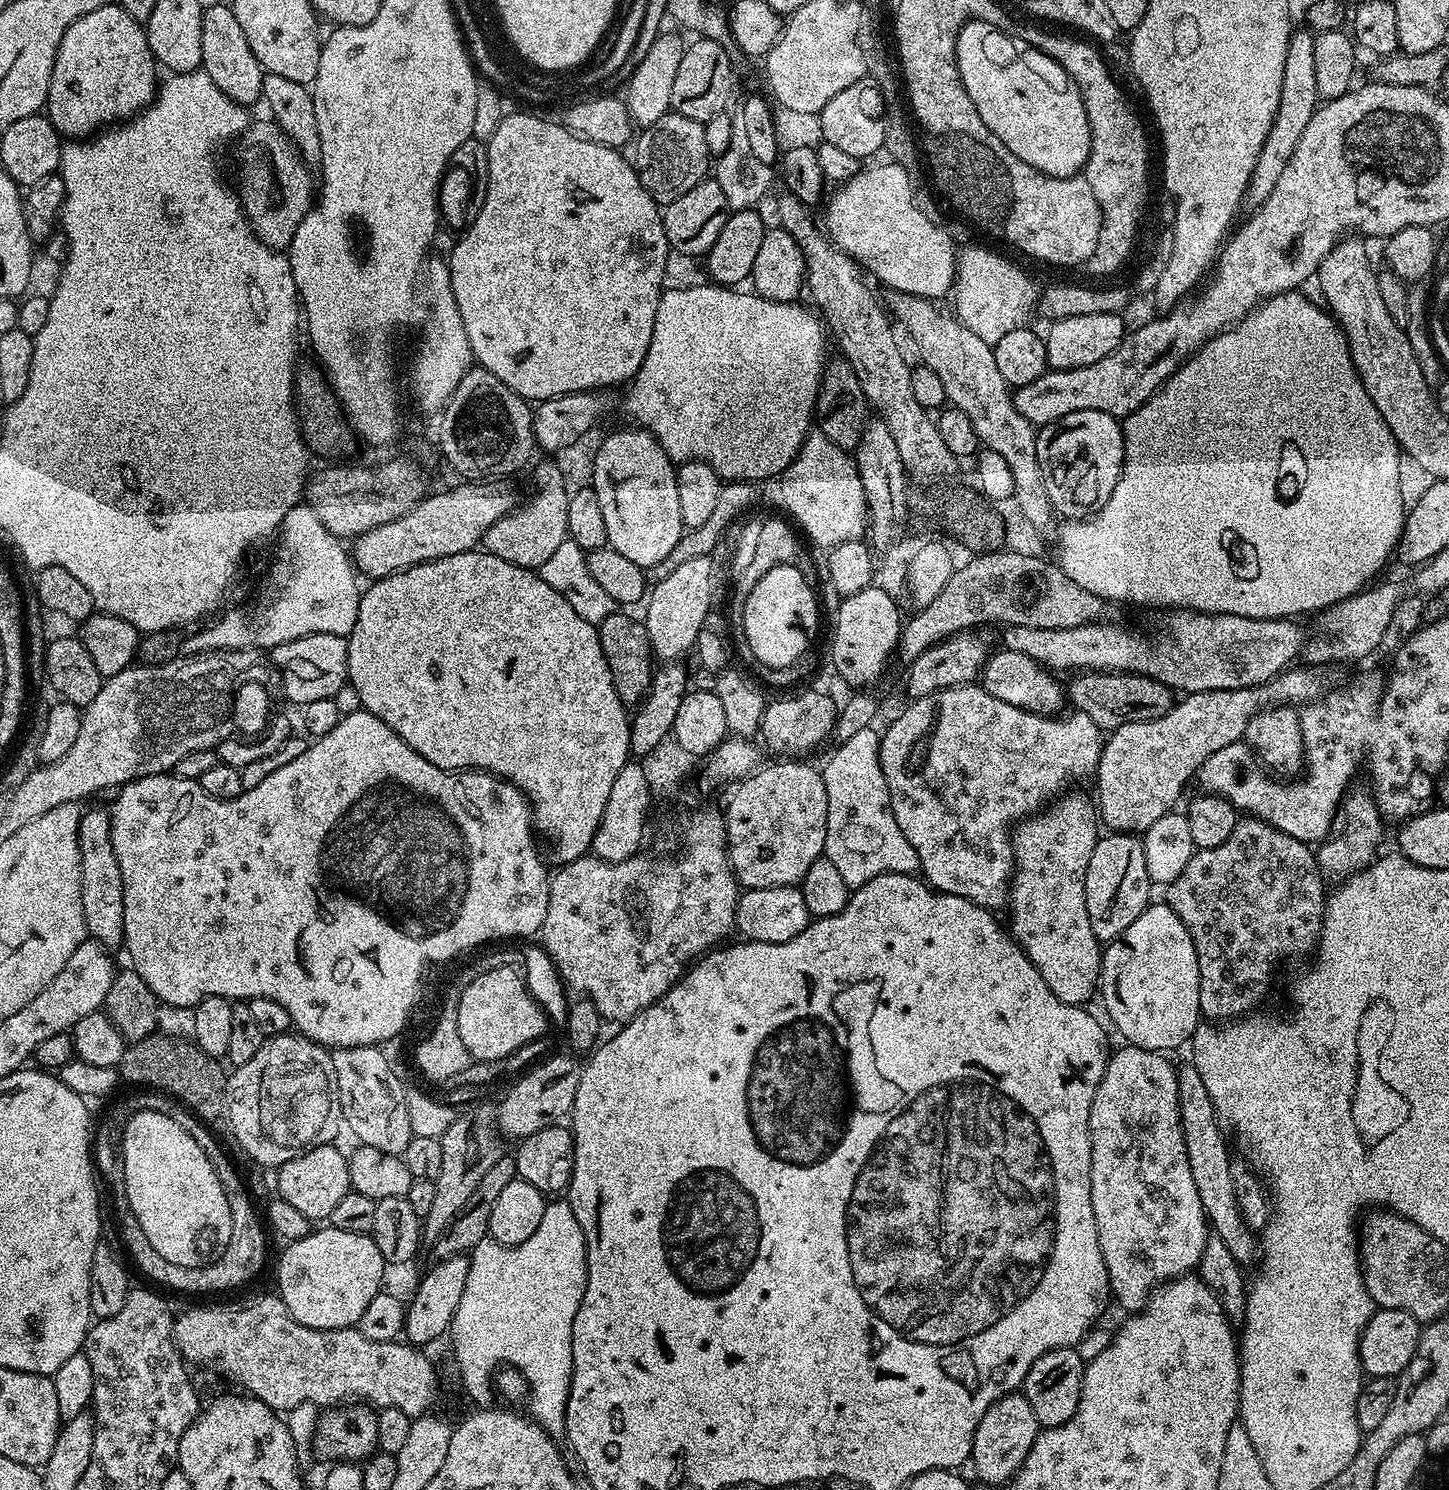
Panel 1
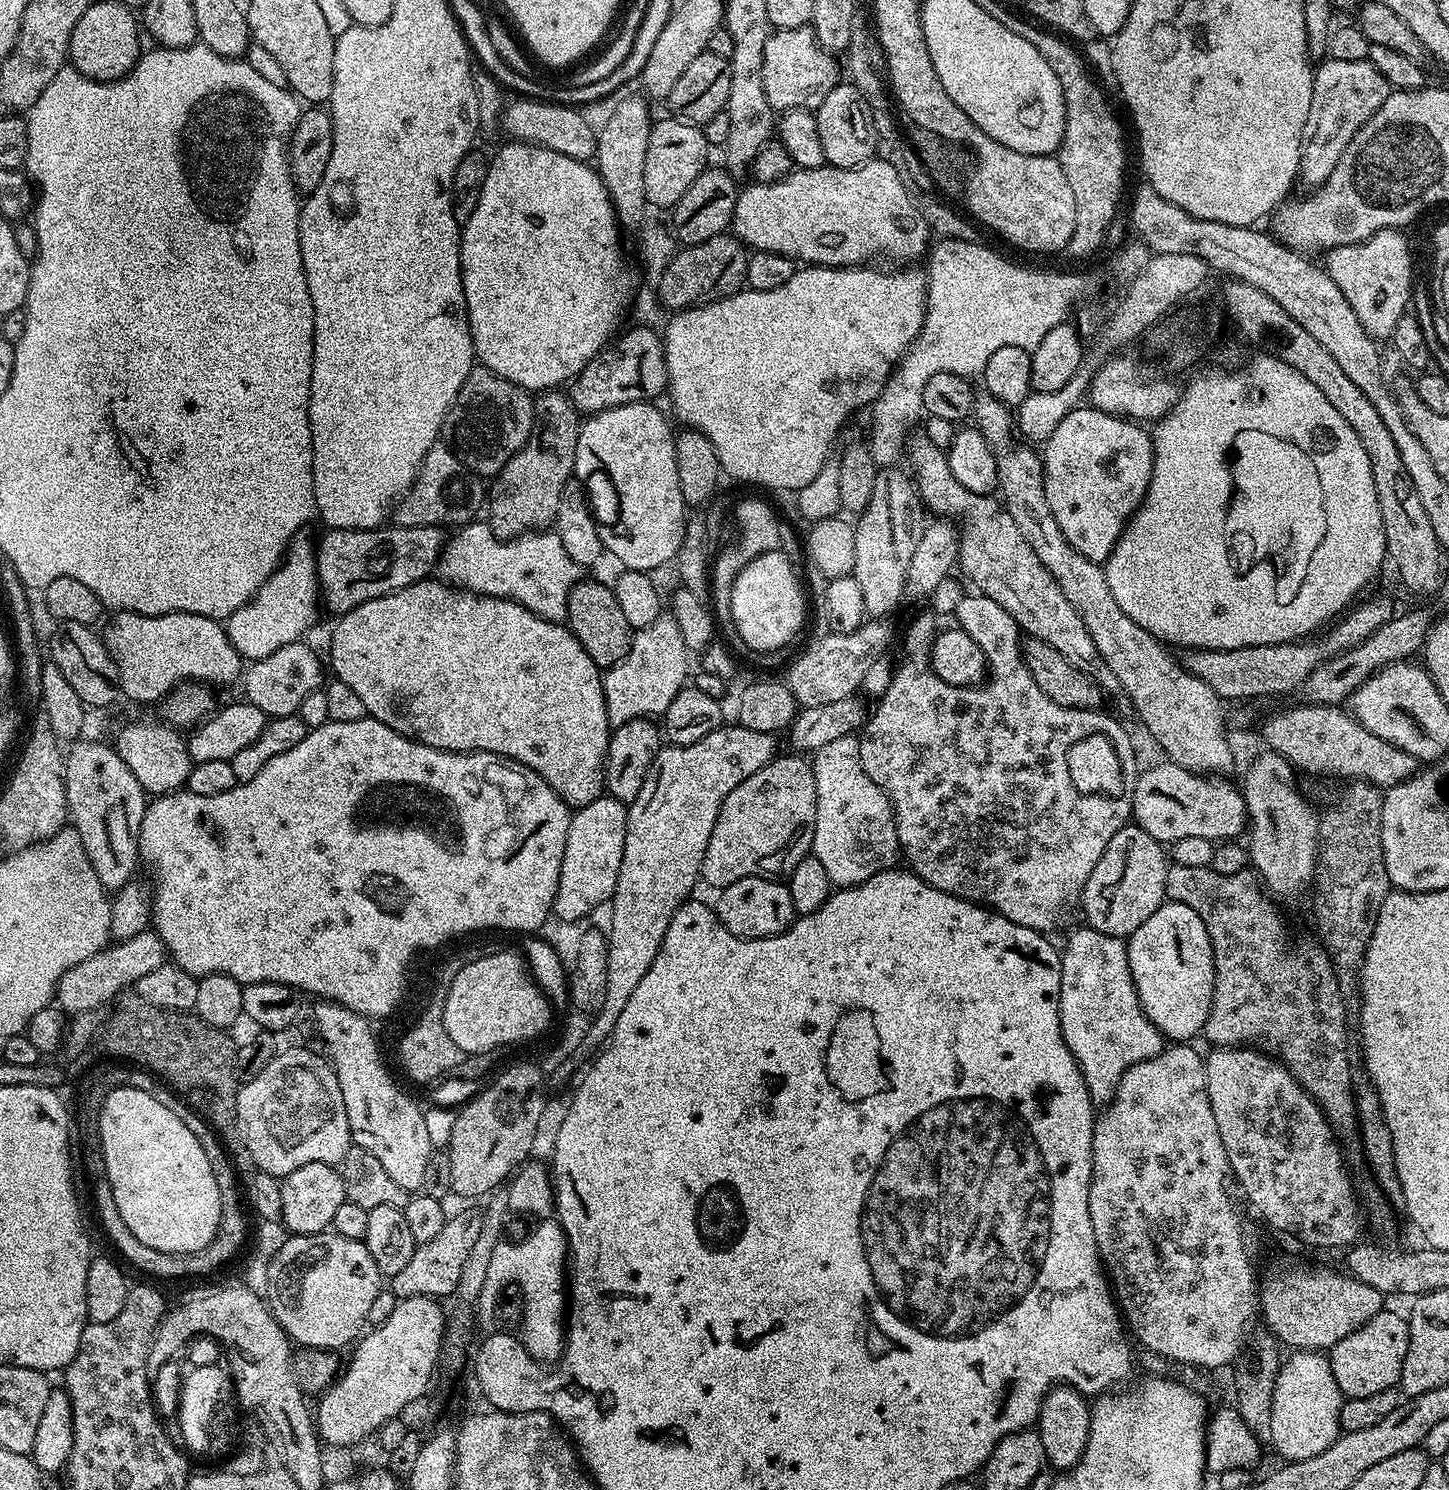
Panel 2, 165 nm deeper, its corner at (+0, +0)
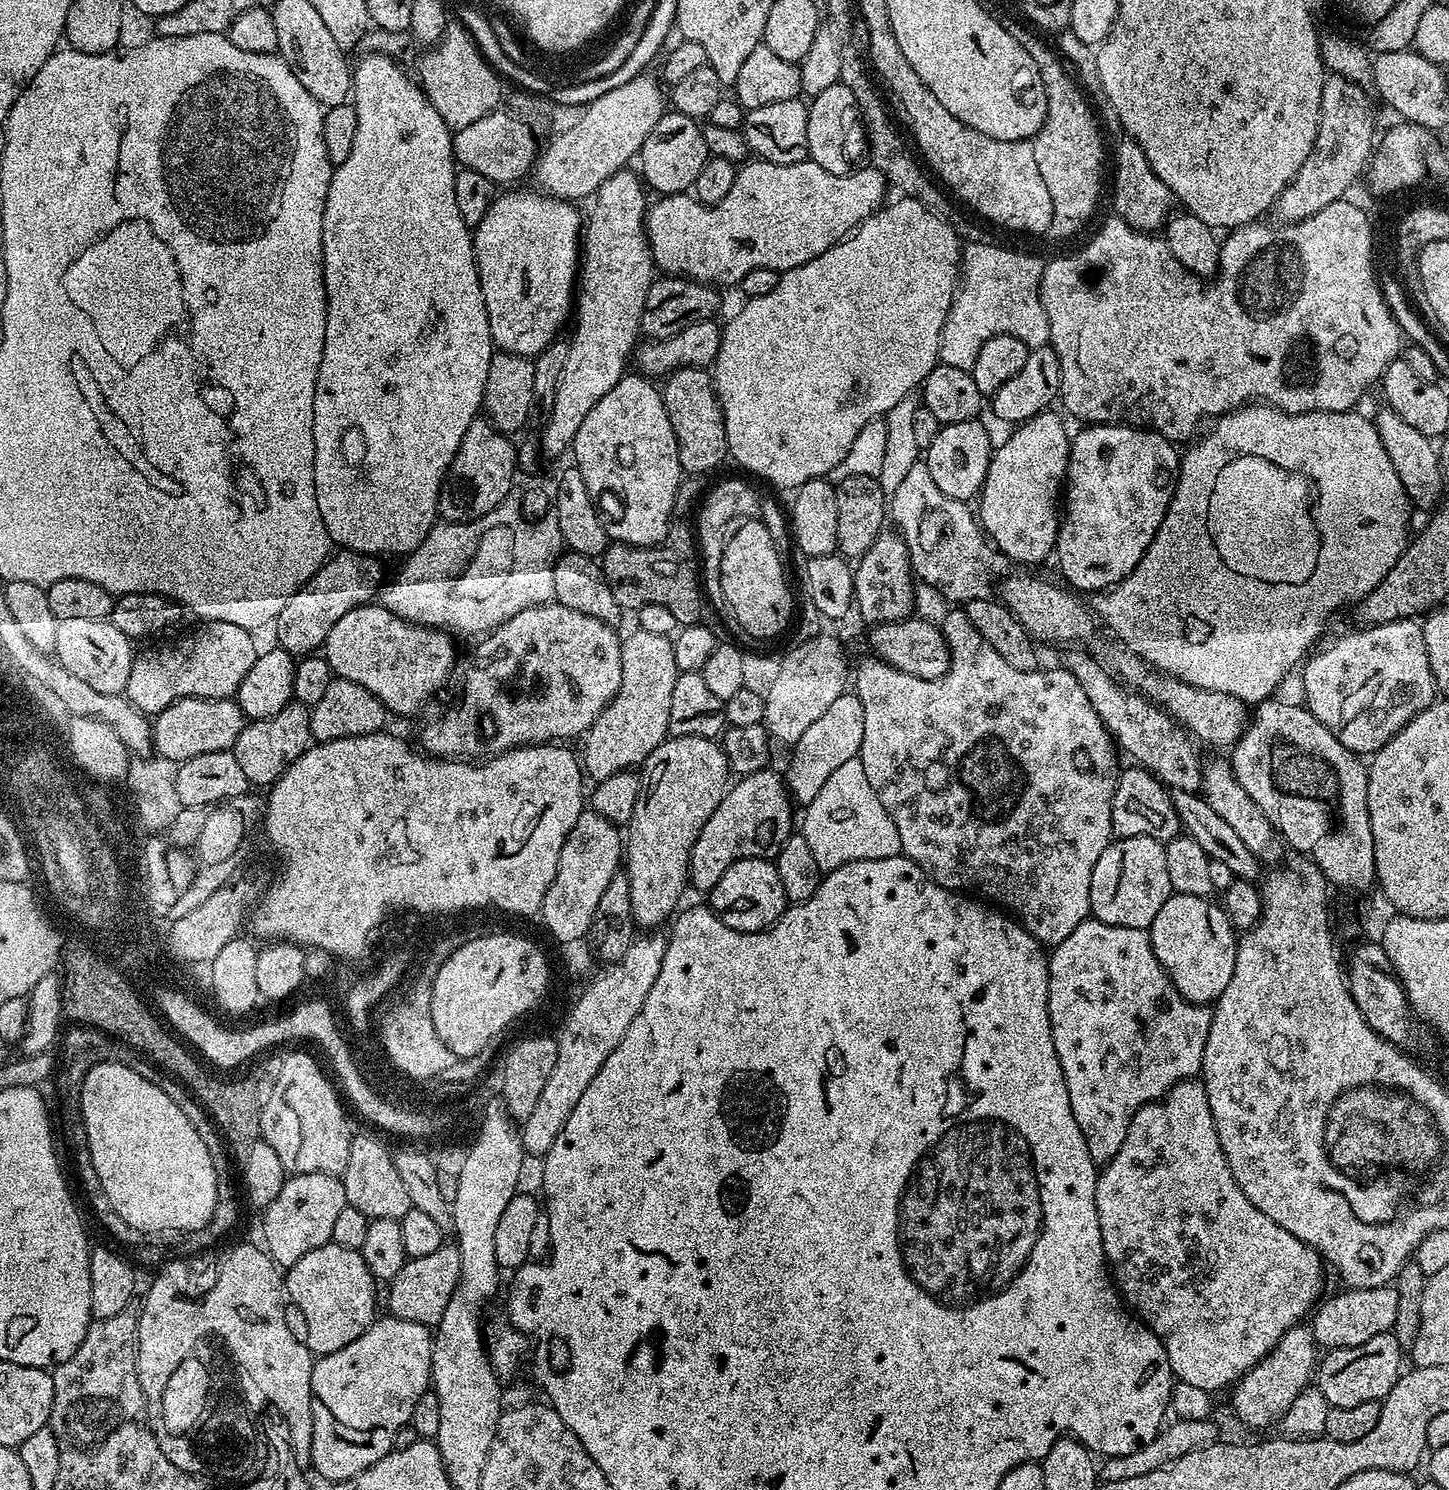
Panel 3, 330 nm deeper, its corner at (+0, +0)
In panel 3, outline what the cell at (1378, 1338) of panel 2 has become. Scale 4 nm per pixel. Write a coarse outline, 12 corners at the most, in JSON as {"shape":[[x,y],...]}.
{"shape":[[1392,1332],[1329,1348],[1314,1380],[1333,1408],[1383,1401],[1402,1371]]}

